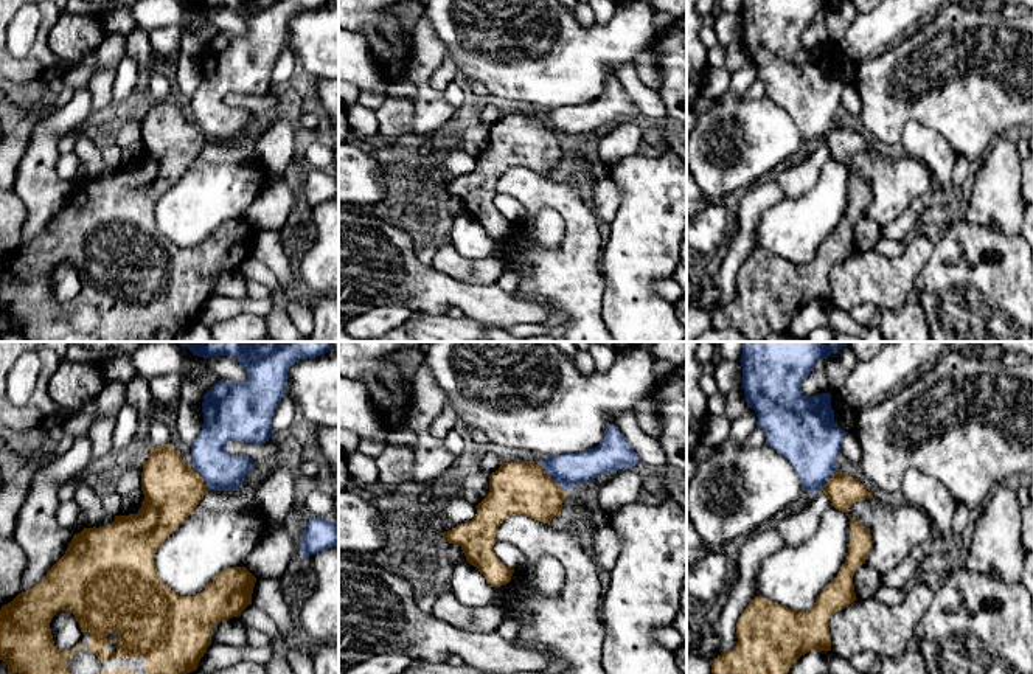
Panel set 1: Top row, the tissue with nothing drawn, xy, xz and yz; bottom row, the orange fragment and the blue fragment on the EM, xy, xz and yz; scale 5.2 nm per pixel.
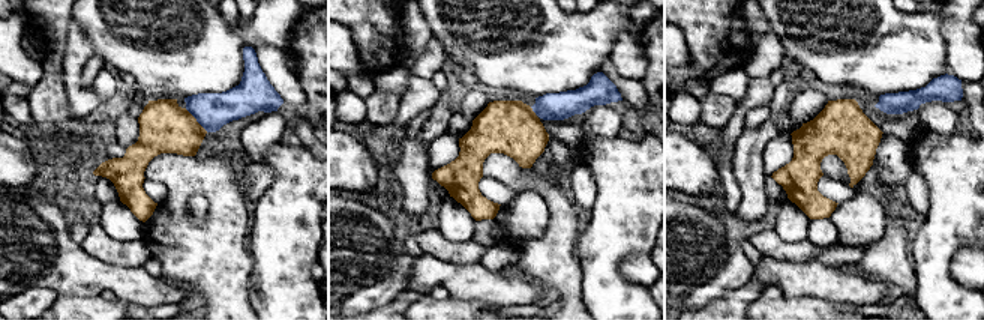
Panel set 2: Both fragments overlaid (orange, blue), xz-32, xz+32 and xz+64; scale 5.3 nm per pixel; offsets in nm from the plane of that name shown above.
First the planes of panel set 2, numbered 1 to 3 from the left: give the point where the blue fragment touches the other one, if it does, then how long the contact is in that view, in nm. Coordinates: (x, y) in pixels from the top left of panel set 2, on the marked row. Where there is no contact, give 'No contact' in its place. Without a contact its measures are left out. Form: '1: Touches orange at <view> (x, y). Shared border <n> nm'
1: Touches orange at xz-32 (195, 120). Shared border 180 nm
2: Touches orange at xz+32 (531, 110). Shared border 50 nm
3: No contact

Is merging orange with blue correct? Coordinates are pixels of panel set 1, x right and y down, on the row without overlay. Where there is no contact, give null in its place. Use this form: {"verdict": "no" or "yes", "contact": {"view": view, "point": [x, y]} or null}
{"verdict": "no", "contact": {"view": "xz", "point": [549, 129]}}

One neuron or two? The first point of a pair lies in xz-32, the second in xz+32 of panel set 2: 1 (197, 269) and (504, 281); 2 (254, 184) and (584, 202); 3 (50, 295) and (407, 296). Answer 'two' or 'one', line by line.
1: two
2: one
3: two

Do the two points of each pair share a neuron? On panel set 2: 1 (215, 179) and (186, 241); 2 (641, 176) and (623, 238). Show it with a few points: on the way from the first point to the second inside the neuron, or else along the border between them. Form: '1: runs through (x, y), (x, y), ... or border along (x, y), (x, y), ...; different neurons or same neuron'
1: runs through (216, 196), (216, 217), (203, 230); same neuron
2: runs through (636, 191), (623, 223); same neuron

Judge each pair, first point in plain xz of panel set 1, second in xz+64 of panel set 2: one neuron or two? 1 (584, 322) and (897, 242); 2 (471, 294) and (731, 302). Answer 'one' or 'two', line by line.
1: one
2: two

